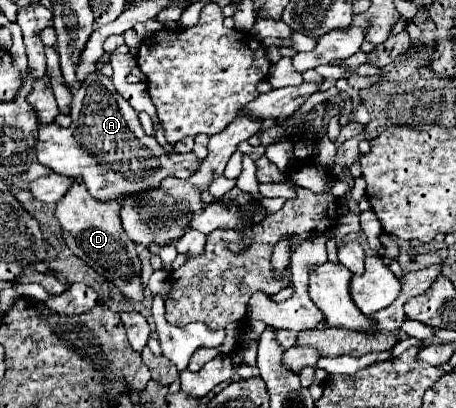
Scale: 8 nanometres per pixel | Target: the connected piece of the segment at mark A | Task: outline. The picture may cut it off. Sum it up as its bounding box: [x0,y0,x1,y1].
[37,71,181,199]

